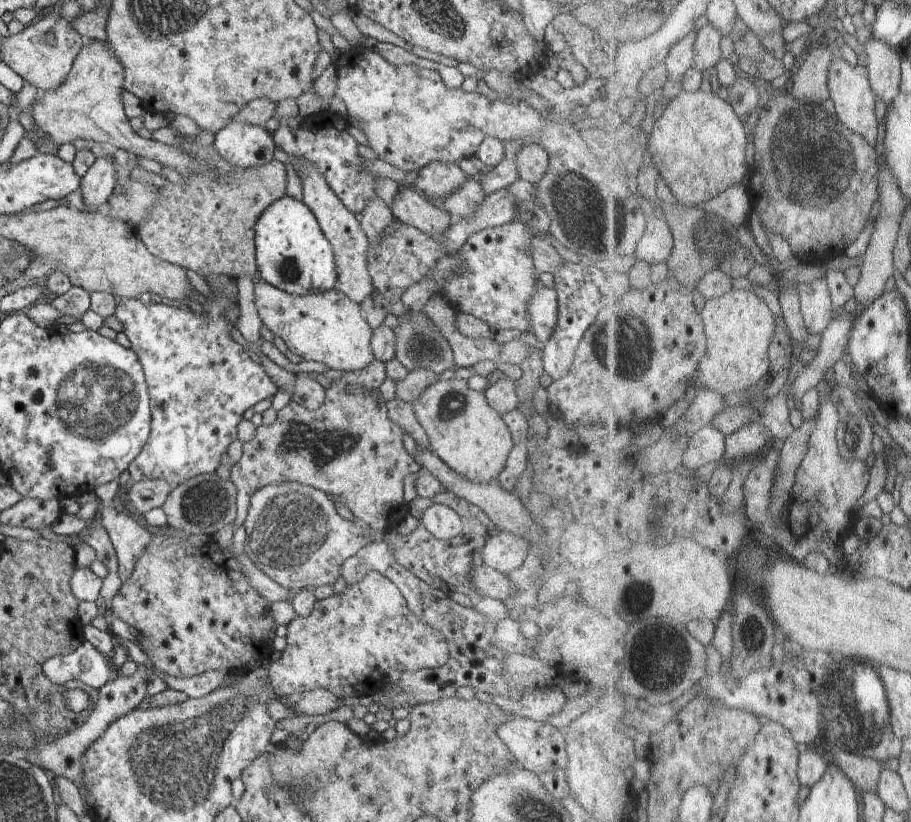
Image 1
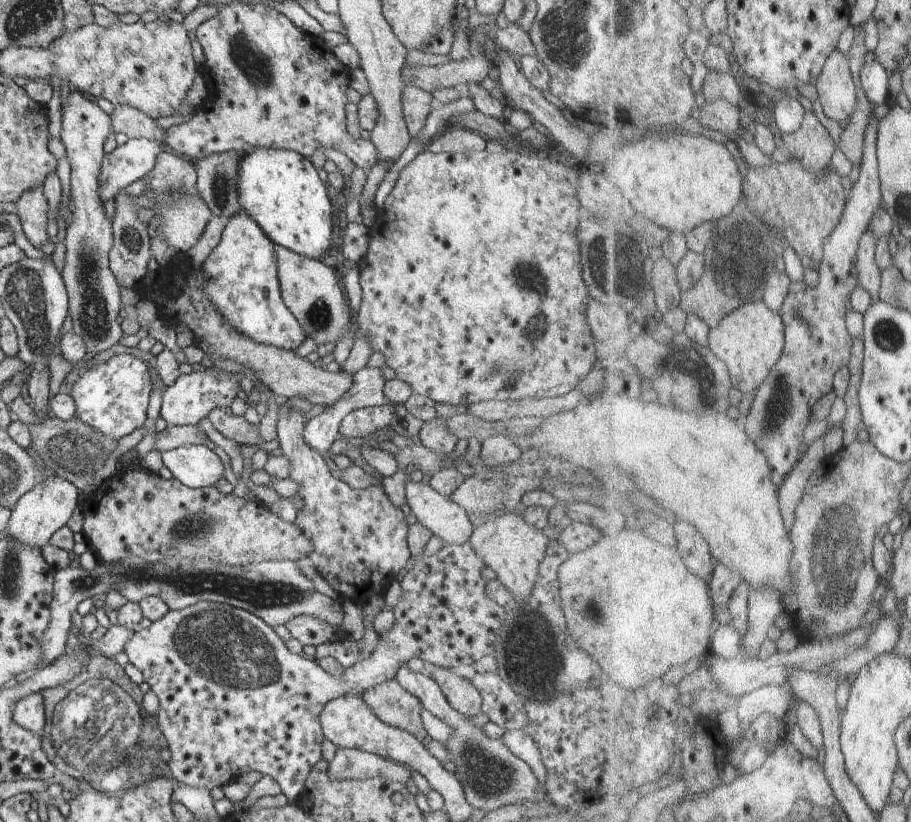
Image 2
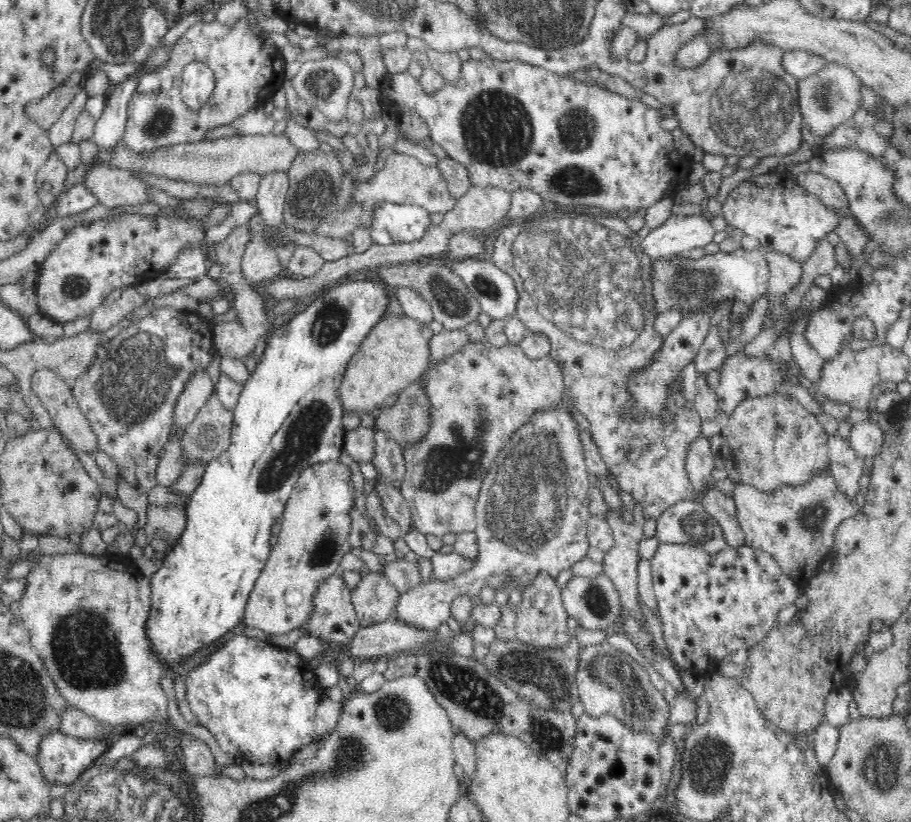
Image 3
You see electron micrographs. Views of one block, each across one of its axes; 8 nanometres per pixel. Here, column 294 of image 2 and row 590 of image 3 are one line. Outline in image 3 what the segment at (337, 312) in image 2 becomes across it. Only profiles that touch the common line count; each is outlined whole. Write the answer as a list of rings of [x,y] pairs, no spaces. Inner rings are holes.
[[[328,461],[302,470],[282,515],[278,542],[271,548],[268,560],[250,592],[242,618],[247,628],[256,627],[269,635],[280,635],[306,624],[315,608],[318,582],[334,576],[336,572],[341,574],[340,562],[353,549],[349,542],[352,520],[348,515],[354,505],[352,472],[348,466],[339,461]]]

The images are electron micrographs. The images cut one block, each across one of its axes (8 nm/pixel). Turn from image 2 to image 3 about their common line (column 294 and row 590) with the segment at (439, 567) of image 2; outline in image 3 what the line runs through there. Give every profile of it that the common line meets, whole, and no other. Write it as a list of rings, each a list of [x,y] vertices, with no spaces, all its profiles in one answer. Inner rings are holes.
[[[660,543],[658,548],[656,548],[656,552],[654,552],[654,556],[650,559],[650,564],[653,589],[656,595],[656,601],[658,602],[658,613],[656,615],[659,615],[658,618],[663,628],[663,638],[671,652],[671,660],[675,662],[674,668],[678,671],[688,671],[688,673],[692,673],[696,677],[702,676],[705,678],[710,676],[710,674],[716,672],[716,662],[718,662],[718,660],[722,660],[724,656],[728,656],[730,652],[736,652],[736,650],[740,650],[740,648],[748,651],[750,647],[764,640],[768,631],[775,625],[774,620],[779,611],[787,605],[793,604],[798,596],[802,594],[799,586],[782,572],[780,565],[770,554],[746,545],[741,545],[736,548],[728,546],[720,552],[710,554],[703,550],[702,547],[692,544]]]

